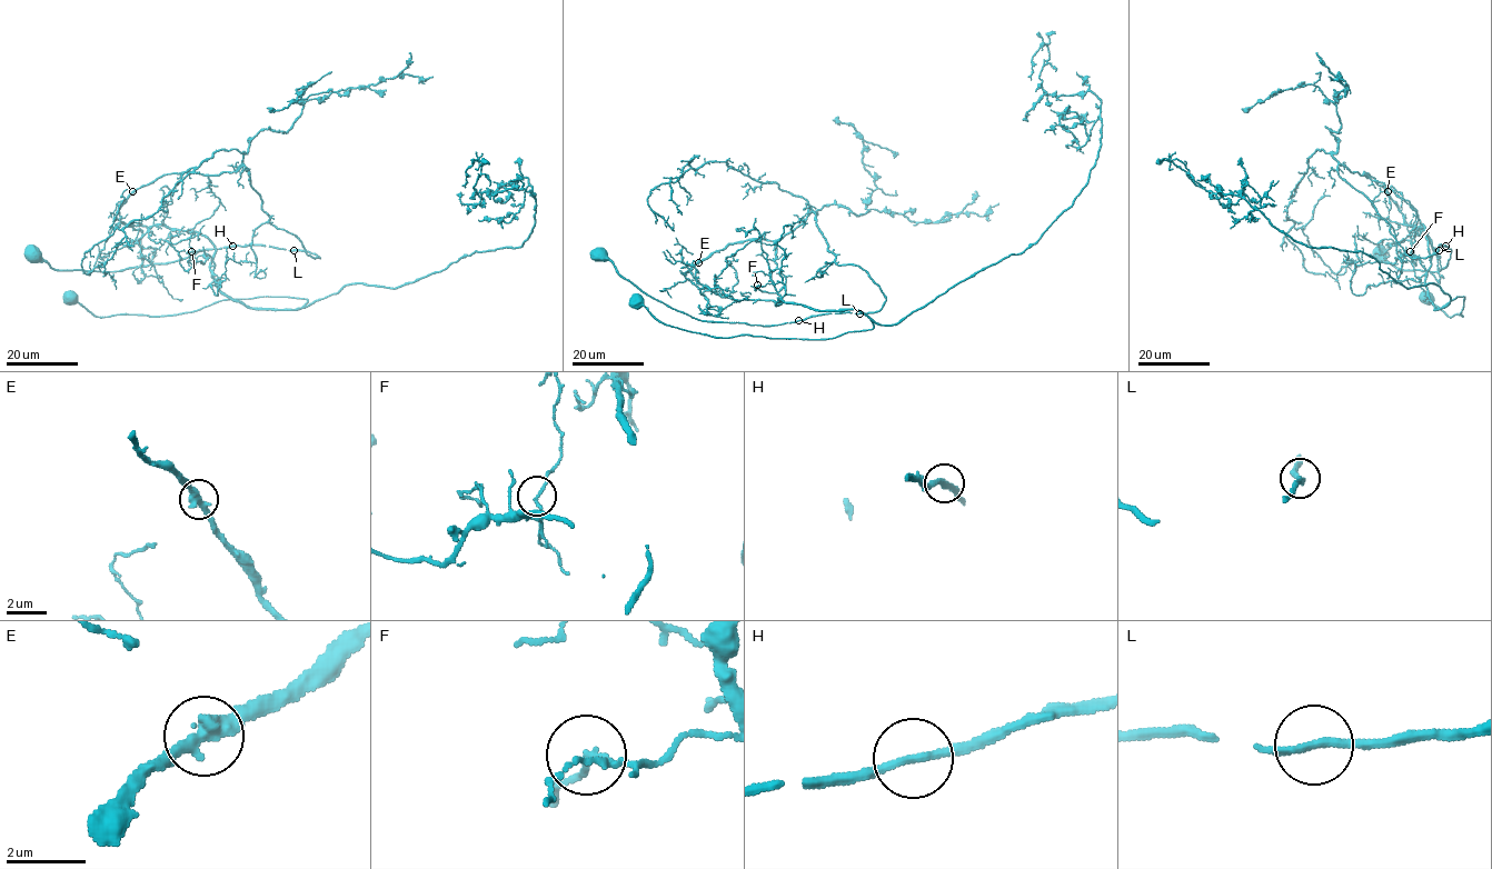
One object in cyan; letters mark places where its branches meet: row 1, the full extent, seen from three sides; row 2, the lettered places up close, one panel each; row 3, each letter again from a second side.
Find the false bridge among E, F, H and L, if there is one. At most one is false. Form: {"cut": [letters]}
{"cut": ["F"]}

